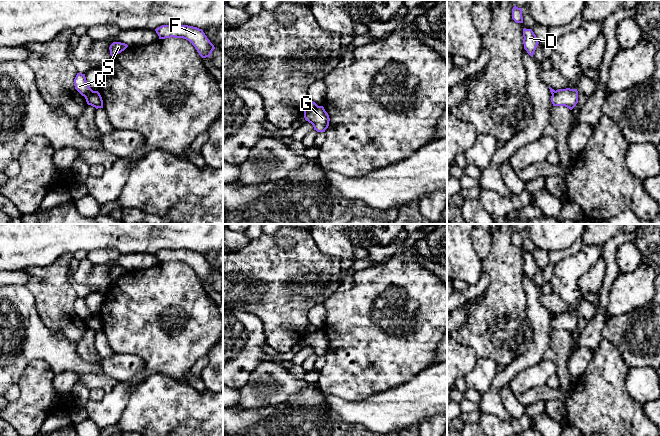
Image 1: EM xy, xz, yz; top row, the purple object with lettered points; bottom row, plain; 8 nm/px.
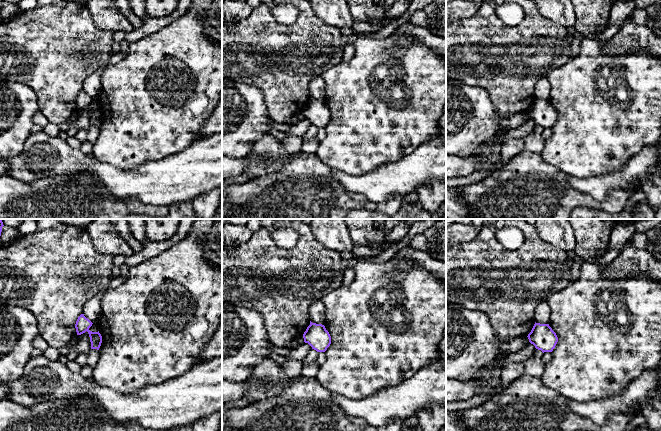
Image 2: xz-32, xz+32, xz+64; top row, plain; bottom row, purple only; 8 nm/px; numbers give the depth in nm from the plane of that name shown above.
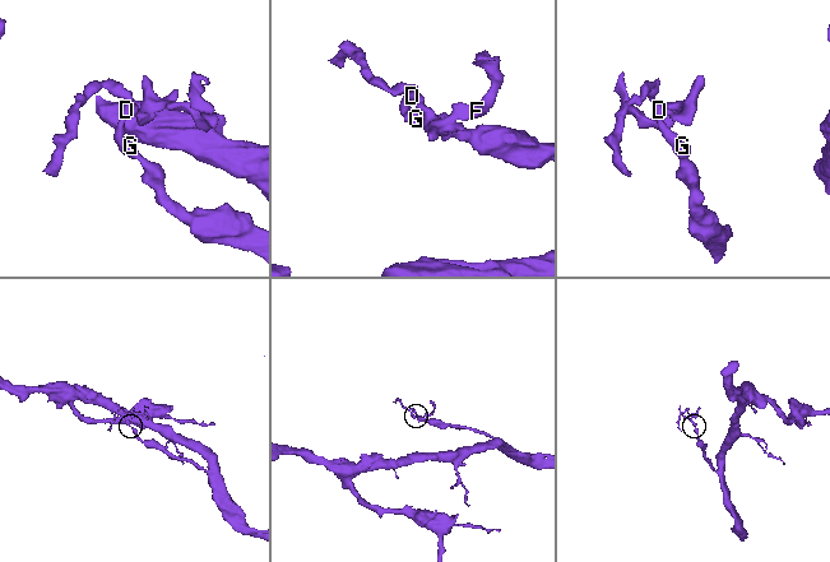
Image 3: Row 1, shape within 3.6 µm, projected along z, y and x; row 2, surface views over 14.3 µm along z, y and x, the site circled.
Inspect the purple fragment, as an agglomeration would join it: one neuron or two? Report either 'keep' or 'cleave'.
cleave

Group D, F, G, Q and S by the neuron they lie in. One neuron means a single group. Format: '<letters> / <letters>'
D F Q S / G

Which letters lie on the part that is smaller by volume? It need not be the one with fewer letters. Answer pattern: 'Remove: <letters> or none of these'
Remove: D, F, Q, S

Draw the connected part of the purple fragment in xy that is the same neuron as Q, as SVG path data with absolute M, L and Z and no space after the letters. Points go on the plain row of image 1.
M77 297L74 303L75 313L84 321L90 319L93 314L89 311L85 298Z

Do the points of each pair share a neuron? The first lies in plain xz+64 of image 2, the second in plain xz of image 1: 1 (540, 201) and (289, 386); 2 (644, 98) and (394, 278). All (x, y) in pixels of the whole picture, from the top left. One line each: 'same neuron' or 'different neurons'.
1: different neurons
2: same neuron

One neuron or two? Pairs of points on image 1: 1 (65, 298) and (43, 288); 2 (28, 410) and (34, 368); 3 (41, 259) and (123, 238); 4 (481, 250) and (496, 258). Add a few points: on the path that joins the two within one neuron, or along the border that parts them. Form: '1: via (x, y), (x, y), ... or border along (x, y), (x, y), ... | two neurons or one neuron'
1: via (60, 298), (48, 288) | one neuron
2: via (34, 400), (34, 378) | one neuron
3: via (61, 239), (65, 235), (103, 235) | one neuron
4: border along (492, 234), (490, 251), (481, 260) | two neurons

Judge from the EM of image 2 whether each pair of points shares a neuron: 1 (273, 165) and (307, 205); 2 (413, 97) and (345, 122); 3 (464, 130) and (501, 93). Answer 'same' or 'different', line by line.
1: different
2: same
3: different

